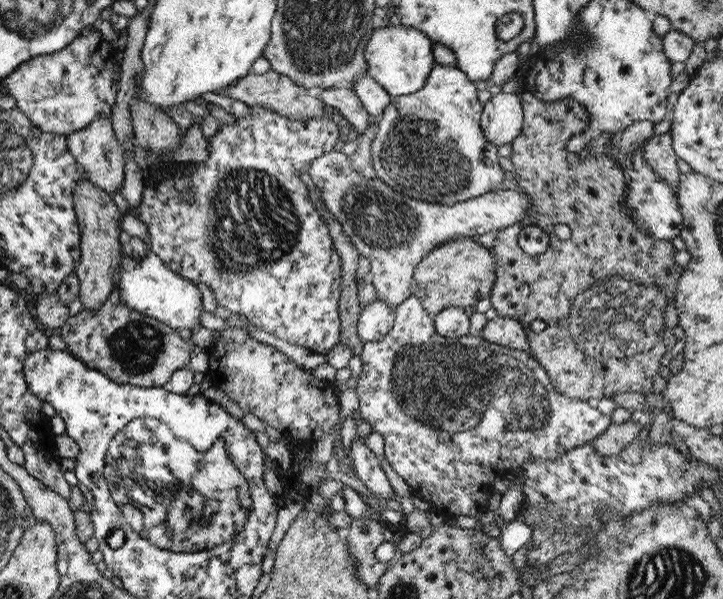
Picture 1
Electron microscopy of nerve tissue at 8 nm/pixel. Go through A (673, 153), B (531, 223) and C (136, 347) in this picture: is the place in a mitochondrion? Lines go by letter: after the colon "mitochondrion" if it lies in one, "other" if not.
A: other
B: other
C: mitochondrion

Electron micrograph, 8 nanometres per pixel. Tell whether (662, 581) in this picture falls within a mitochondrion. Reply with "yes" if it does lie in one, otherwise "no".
yes

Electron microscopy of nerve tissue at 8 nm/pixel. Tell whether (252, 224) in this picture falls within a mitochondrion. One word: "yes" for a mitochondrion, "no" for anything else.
yes

